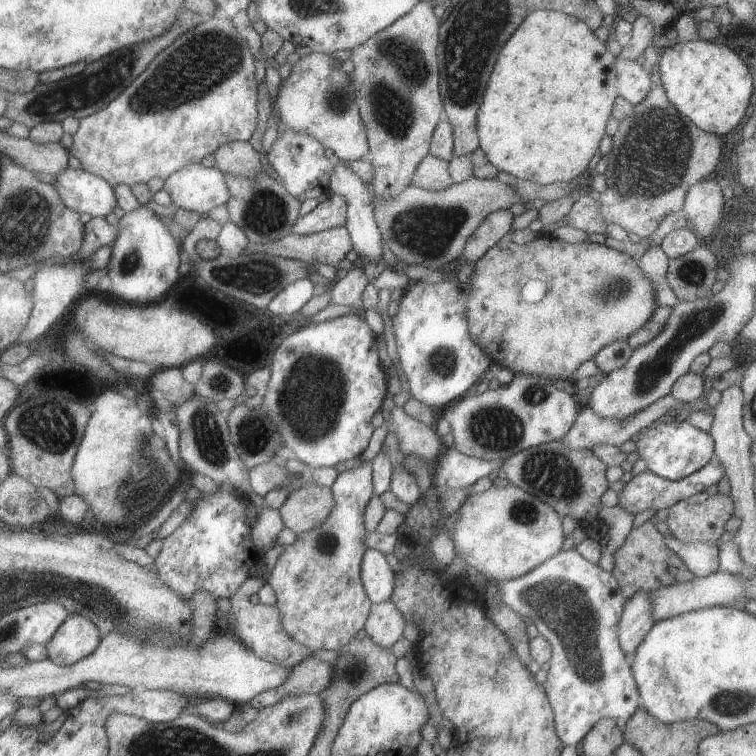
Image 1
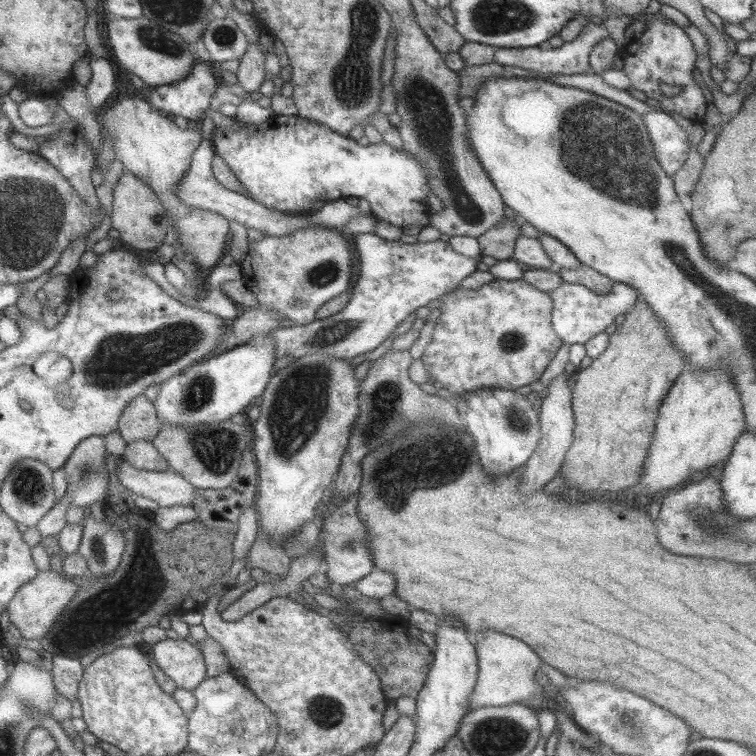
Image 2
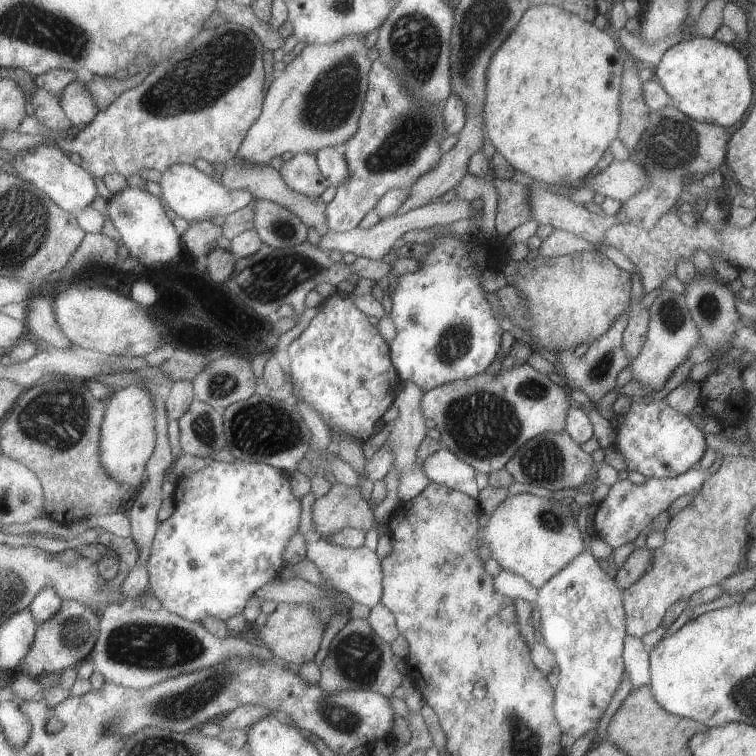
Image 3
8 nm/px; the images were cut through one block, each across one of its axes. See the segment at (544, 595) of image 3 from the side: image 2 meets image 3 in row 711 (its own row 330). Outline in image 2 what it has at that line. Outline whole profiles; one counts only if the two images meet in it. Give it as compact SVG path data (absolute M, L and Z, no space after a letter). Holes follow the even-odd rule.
M615 281L609 293L603 295L597 295L577 283L561 283L549 296L553 302L551 326L562 342L567 344L585 344L591 336L603 332L606 326L613 323L615 316L627 313L638 298L637 290Z

